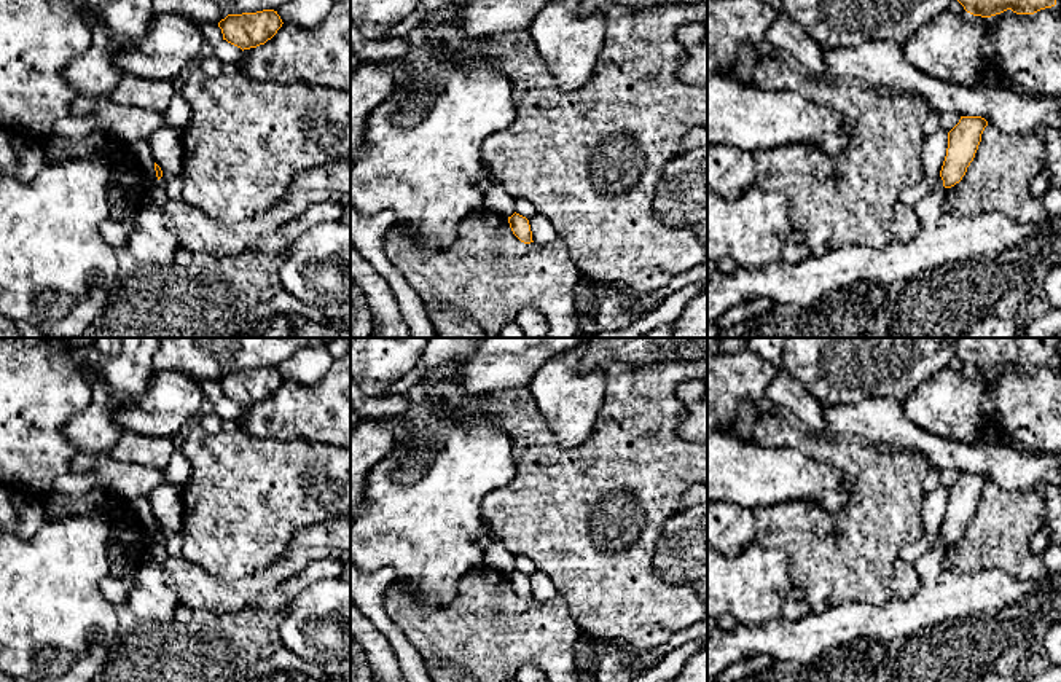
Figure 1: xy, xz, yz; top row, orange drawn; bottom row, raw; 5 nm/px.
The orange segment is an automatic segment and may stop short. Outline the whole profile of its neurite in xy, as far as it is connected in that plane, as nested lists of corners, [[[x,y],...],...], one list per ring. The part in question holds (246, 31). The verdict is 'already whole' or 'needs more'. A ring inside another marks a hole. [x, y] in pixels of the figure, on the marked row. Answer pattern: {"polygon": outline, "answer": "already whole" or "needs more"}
{"polygon": [[[274,10],[256,13],[228,14],[218,22],[223,40],[244,49],[256,48],[271,40],[282,27],[282,19]]], "answer": "already whole"}

